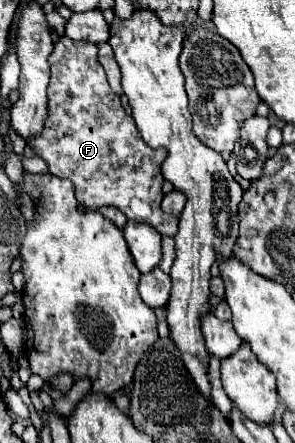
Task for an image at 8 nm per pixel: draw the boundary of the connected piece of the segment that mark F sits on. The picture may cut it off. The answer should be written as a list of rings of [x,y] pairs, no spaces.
[[[62,36],[54,42],[54,50],[48,56],[48,64],[52,70],[48,84],[48,118],[44,120],[40,136],[36,138],[30,136],[26,144],[34,150],[36,156],[46,160],[50,174],[74,182],[80,204],[94,210],[98,210],[100,206],[116,206],[126,218],[146,222],[162,236],[174,236],[178,228],[178,218],[162,212],[160,208],[160,202],[164,198],[162,194],[164,178],[160,166],[166,158],[166,150],[164,148],[154,150],[142,140],[134,118],[126,114],[118,94],[114,94],[106,84],[106,74],[102,72],[96,54],[98,48],[92,42],[72,40],[68,36]]]

